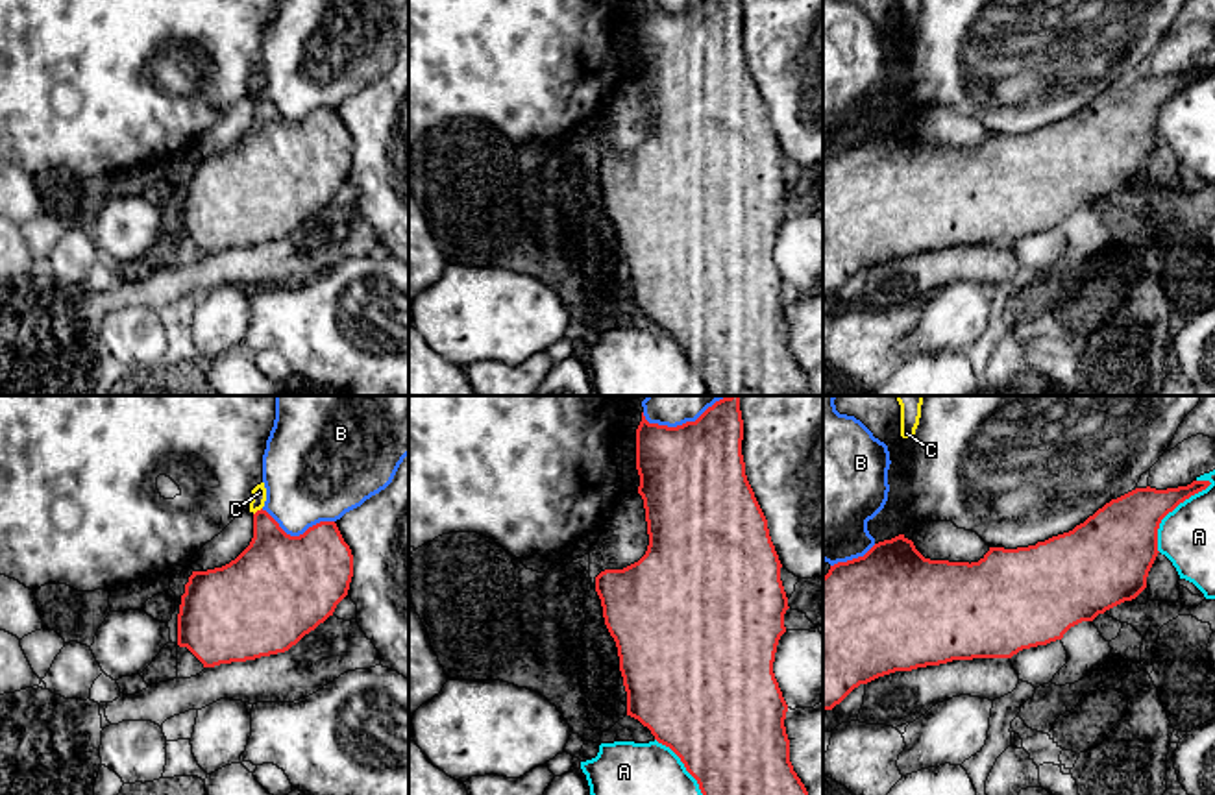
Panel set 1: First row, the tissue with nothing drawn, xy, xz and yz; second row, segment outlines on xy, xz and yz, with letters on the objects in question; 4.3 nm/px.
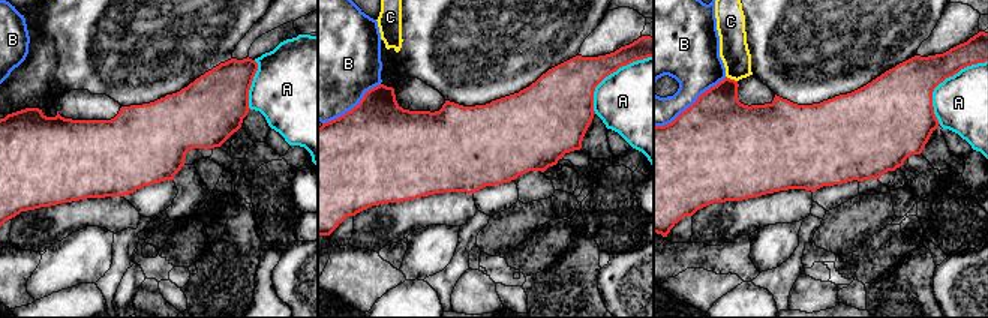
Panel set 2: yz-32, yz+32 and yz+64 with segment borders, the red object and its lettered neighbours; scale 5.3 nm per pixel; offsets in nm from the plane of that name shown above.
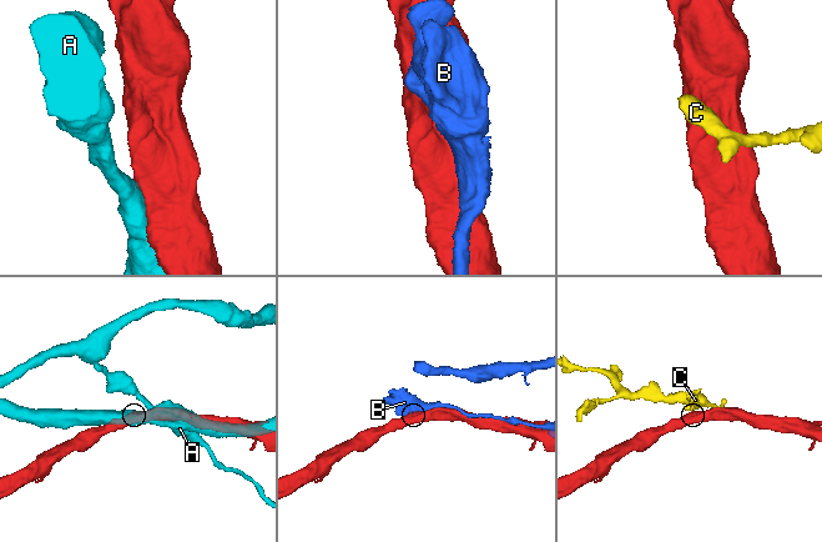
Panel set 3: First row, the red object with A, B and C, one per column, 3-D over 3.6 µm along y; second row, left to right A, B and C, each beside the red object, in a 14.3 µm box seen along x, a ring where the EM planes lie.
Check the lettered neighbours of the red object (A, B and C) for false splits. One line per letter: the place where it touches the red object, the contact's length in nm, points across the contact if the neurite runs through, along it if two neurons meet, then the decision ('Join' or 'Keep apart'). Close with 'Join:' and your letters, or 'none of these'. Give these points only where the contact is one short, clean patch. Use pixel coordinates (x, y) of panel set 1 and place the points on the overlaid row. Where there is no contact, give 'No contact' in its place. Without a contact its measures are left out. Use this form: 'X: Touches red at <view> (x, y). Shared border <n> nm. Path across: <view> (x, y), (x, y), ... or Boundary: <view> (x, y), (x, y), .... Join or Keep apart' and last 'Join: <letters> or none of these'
A: Touches red at yz (1171, 511). Shared border 380 nm. Keep apart
B: Touches red at xy (300, 535). Shared border 320 nm. Keep apart
C: Touches red at xy (257, 511). Shared border 50 nm. Boundary: xy (261, 507), (254, 514). Keep apart
Join: none of these

